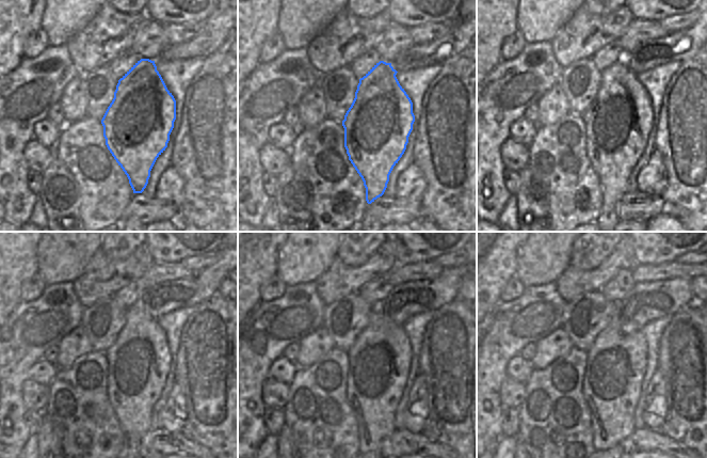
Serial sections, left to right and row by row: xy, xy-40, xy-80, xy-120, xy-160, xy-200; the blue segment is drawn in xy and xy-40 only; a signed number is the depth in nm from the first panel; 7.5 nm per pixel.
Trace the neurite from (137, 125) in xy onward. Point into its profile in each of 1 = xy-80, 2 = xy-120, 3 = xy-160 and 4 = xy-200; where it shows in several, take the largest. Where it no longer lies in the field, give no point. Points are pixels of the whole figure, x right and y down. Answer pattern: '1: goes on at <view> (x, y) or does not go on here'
1: goes on at xy-80 (619, 121)
2: goes on at xy-120 (139, 361)
3: goes on at xy-160 (379, 360)
4: goes on at xy-200 (615, 366)

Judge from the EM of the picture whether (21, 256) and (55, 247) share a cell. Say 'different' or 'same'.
different

